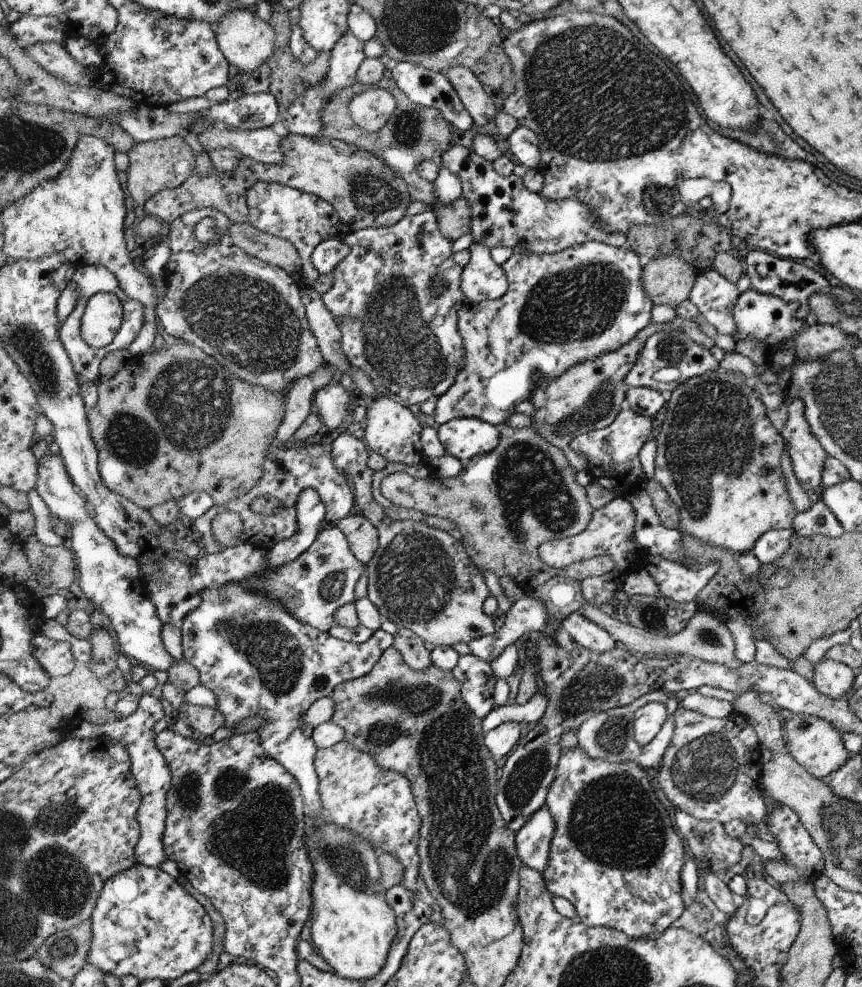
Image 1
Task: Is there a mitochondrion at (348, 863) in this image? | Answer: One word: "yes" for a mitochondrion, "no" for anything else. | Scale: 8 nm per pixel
yes

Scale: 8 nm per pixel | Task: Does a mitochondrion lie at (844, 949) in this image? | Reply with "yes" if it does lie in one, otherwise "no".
no

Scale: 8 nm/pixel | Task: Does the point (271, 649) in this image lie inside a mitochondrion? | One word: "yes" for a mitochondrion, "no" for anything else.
yes

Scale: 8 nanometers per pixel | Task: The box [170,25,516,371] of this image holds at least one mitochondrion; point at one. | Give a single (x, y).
(371, 191)

